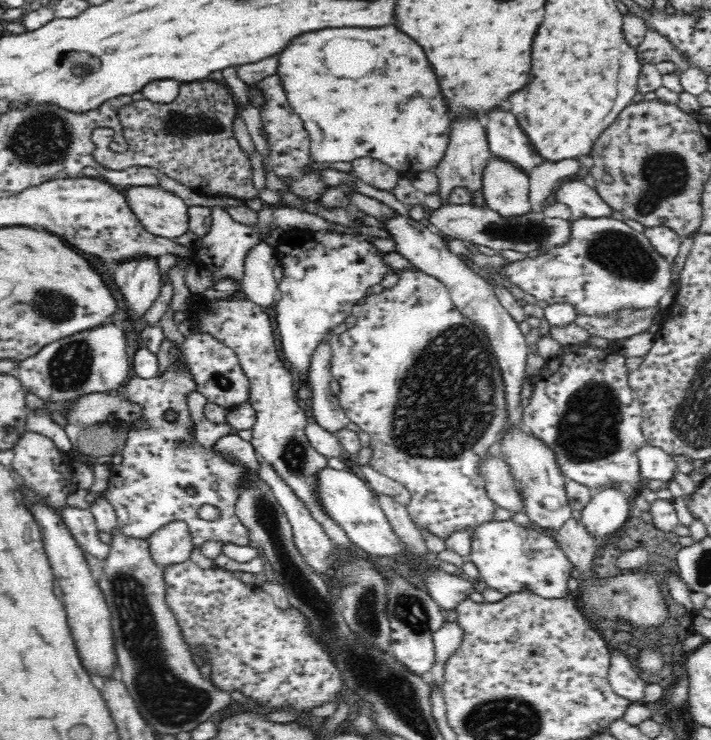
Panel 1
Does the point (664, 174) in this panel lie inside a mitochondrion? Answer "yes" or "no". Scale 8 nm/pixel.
yes

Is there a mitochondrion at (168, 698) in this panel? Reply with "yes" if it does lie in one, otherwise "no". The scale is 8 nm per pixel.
yes

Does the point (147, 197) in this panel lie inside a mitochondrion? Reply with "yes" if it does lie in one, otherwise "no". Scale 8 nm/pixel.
no

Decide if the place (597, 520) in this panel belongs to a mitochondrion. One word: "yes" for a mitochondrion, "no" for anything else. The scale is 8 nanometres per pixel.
no

